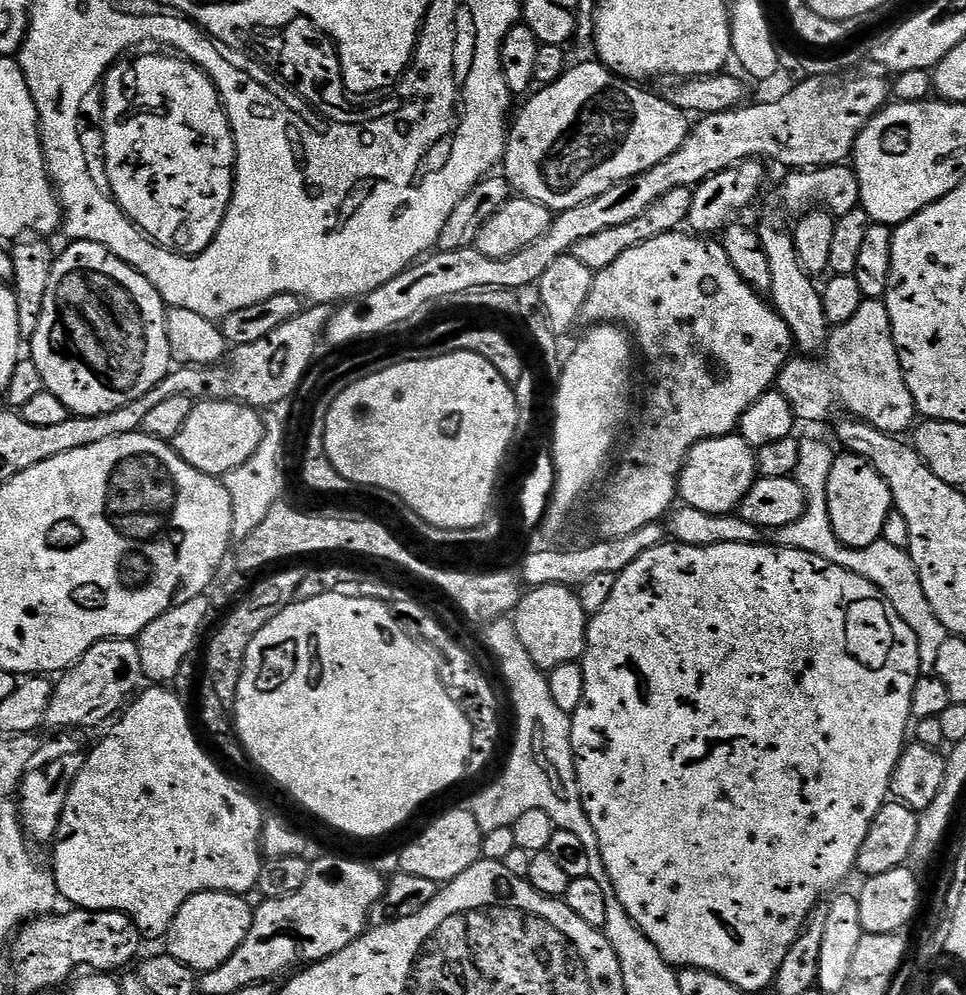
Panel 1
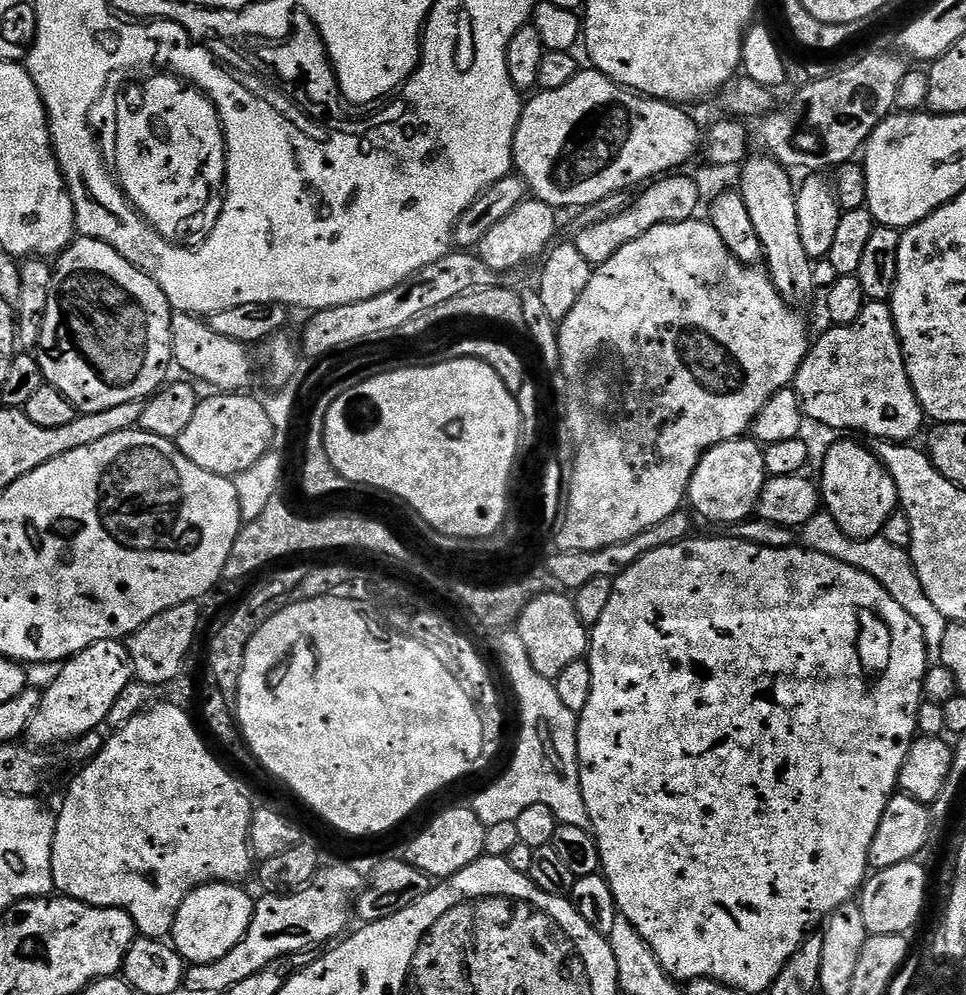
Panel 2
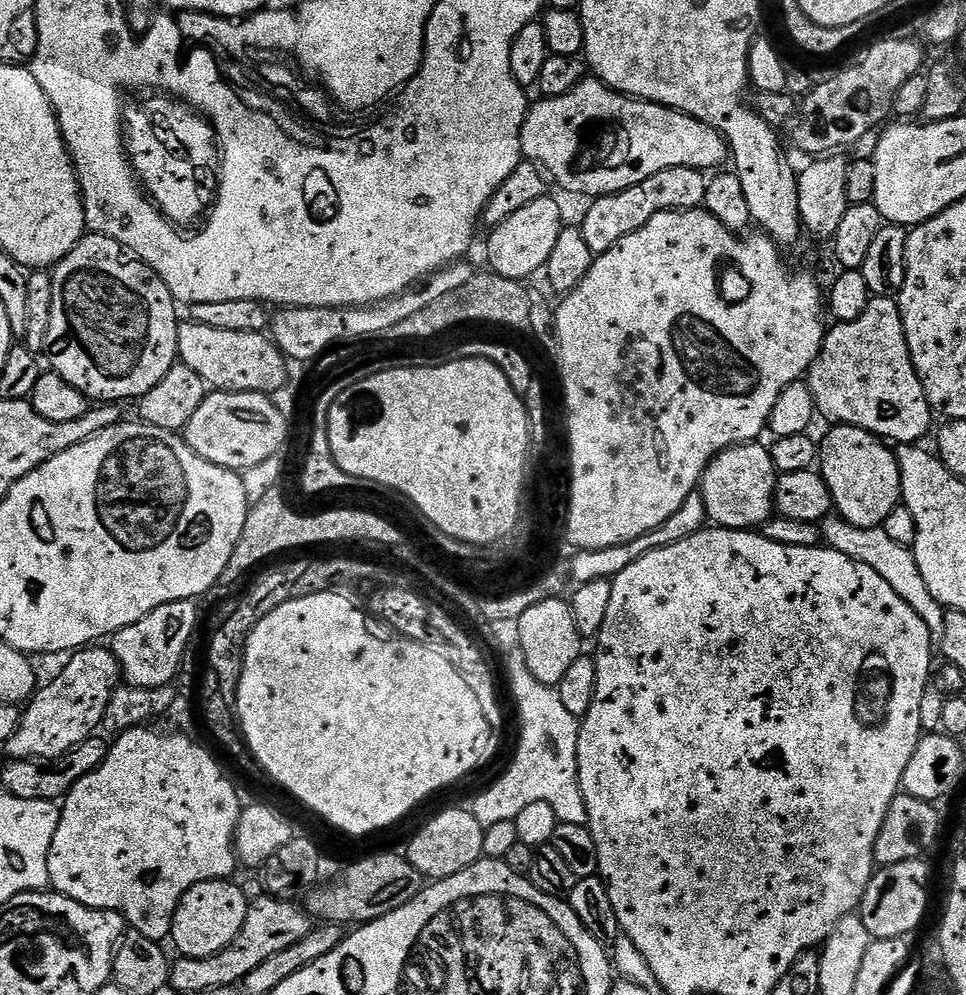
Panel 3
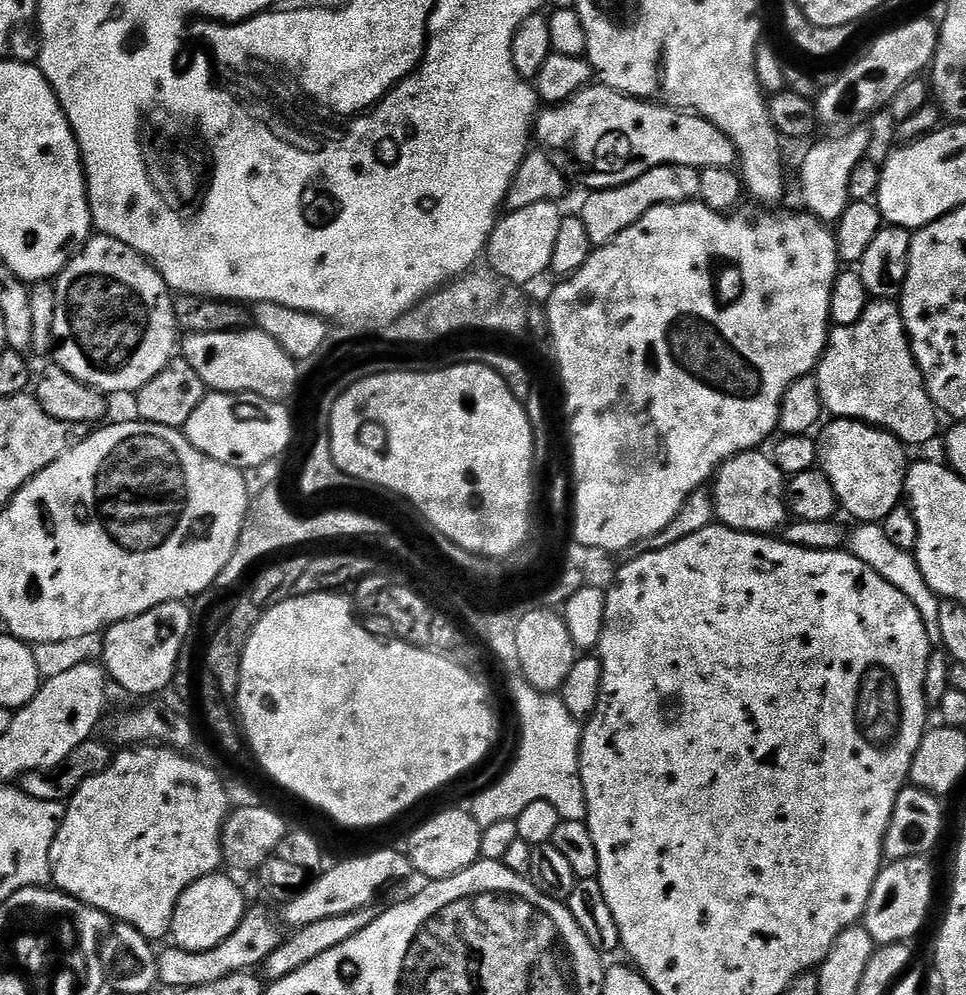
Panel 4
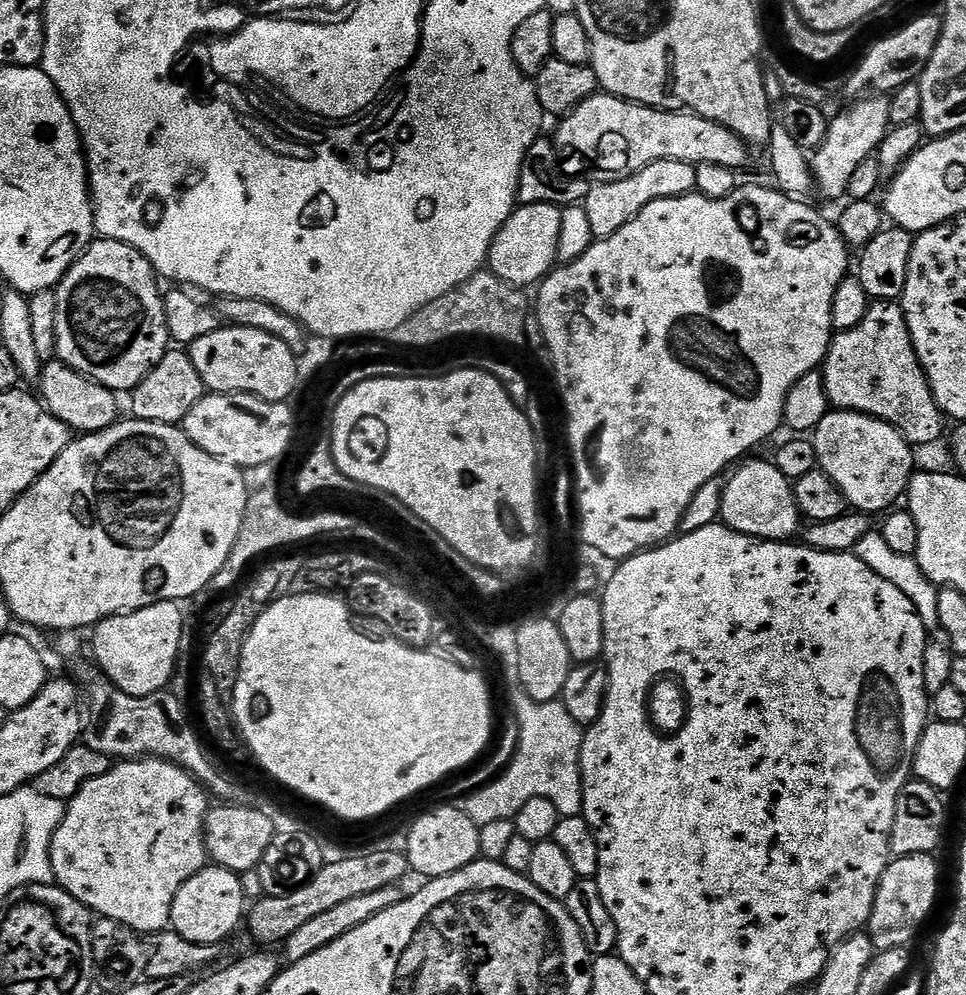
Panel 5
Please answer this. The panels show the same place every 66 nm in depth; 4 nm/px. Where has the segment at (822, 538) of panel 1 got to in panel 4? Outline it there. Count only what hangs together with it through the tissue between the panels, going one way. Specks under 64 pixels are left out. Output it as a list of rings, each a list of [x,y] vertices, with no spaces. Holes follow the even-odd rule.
[[[860,522],[855,527],[856,529],[853,532],[851,529],[847,533],[847,551],[858,557],[862,562],[866,562],[866,566],[870,566],[870,570],[874,570],[879,576],[886,578],[886,582],[890,582],[890,586],[902,590],[902,594],[906,594],[906,598],[910,598],[910,602],[914,602],[914,606],[920,611],[924,619],[924,625],[928,631],[928,641],[933,646],[939,645],[942,638],[942,626],[938,626],[938,610],[940,609],[941,597],[937,596],[934,590],[930,590],[915,555],[906,550],[898,550],[898,546],[894,546],[894,542],[890,542],[890,538],[886,538],[883,523]]]

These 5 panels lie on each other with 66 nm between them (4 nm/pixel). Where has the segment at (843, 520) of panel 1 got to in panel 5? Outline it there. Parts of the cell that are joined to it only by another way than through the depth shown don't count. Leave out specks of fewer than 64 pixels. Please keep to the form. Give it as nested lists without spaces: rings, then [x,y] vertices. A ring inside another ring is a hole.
[[[828,411],[826,418],[822,418],[822,422],[818,422],[811,441],[816,451],[819,471],[825,472],[840,487],[845,501],[855,511],[865,514],[887,513],[895,505],[892,503],[899,496],[901,499],[907,493],[908,484],[917,471],[912,452],[913,445],[909,444],[907,438],[893,424],[887,424],[885,420],[879,420],[876,416],[868,416],[864,412]]]

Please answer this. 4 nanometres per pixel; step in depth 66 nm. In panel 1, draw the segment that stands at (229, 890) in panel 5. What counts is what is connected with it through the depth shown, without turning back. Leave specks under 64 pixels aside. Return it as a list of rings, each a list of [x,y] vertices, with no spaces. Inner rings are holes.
[[[203,892],[194,894],[178,910],[166,937],[167,955],[182,962],[197,974],[222,966],[246,938],[252,925],[253,905],[247,904],[243,895],[234,892]]]

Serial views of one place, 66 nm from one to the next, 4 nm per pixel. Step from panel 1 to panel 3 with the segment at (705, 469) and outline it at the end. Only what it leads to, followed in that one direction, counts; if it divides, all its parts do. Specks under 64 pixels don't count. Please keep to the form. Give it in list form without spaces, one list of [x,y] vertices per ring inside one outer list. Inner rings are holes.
[[[763,443],[738,444],[720,452],[708,463],[698,491],[706,502],[708,519],[713,525],[737,530],[756,530],[774,515],[778,473],[771,451]]]

